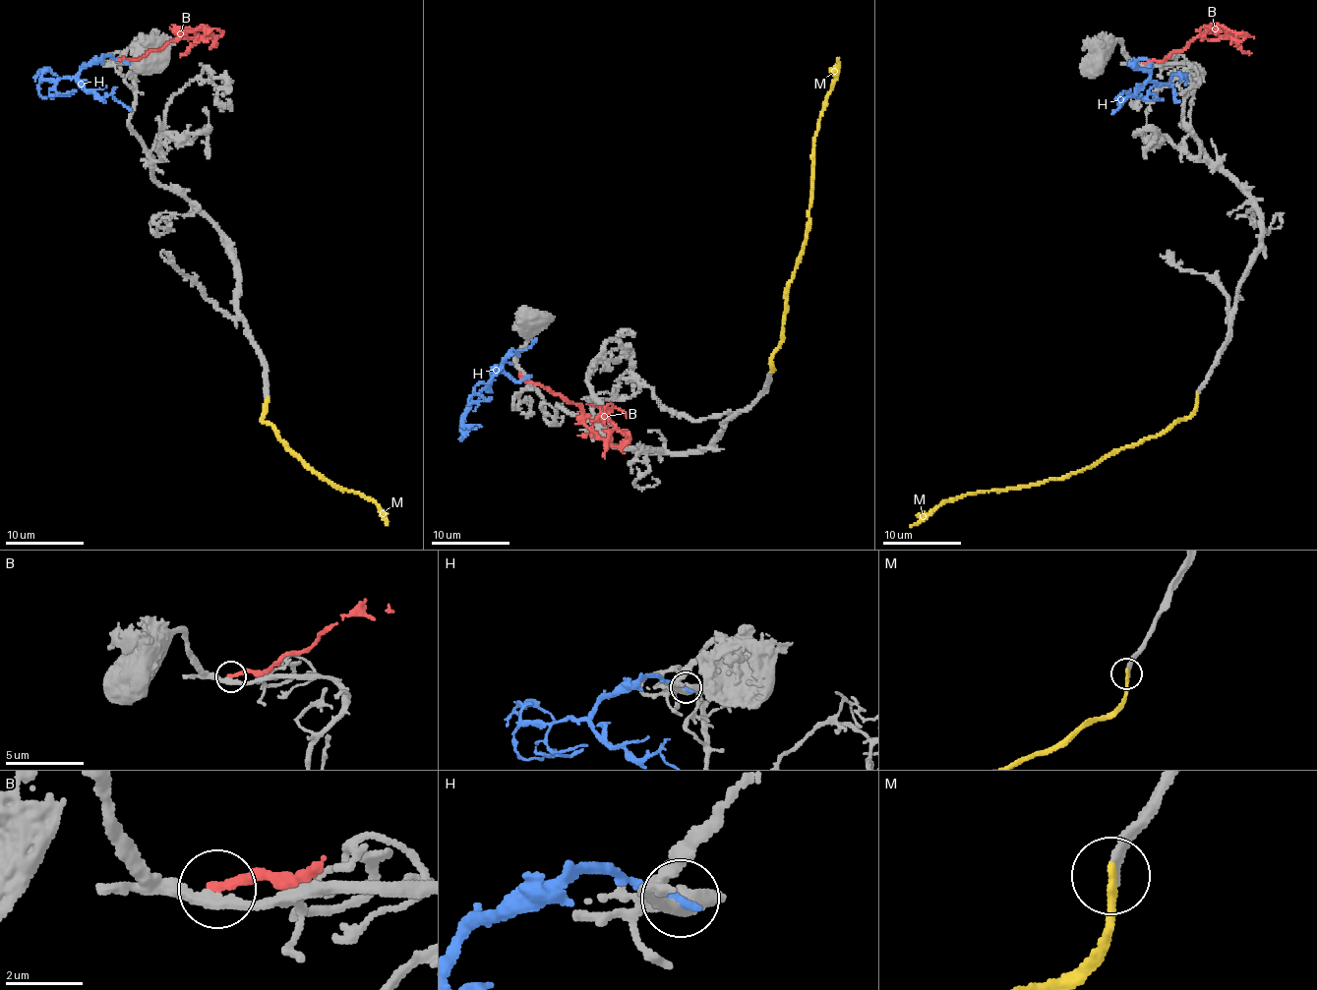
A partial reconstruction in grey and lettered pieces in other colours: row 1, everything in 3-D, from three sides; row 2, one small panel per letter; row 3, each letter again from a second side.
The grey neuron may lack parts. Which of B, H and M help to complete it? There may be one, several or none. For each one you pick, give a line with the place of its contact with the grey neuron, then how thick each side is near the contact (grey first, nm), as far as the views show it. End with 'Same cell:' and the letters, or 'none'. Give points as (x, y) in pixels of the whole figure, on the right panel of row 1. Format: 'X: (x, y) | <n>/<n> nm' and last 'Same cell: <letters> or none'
M: (1197, 396) | 280/280 nm
Same cell: M

